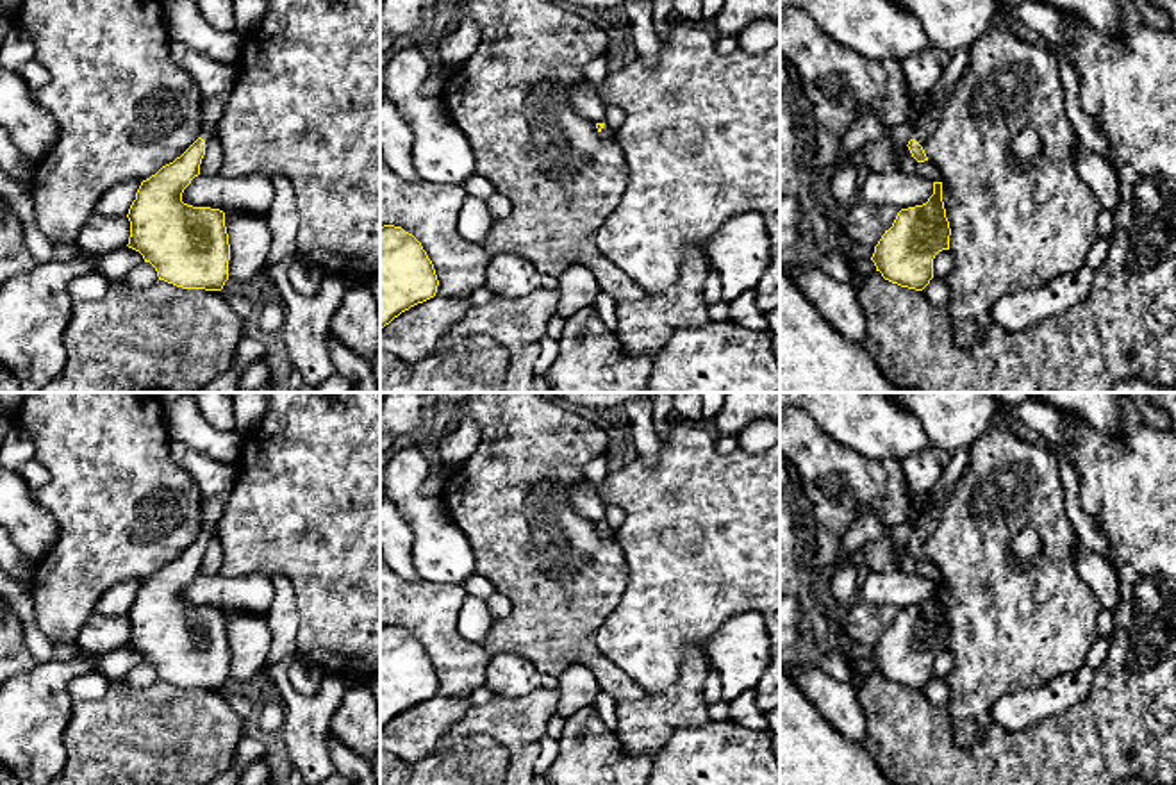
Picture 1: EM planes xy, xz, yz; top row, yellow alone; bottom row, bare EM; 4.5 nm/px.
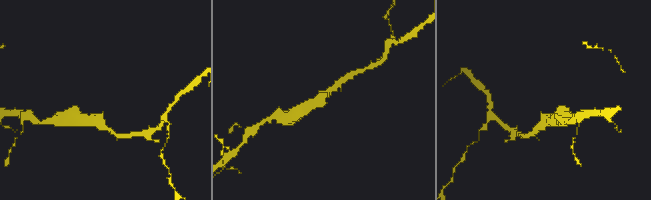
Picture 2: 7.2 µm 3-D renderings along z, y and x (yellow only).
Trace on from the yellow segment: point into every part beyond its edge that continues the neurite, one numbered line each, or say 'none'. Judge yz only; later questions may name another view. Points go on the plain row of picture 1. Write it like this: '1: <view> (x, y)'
1: yz (937, 498)

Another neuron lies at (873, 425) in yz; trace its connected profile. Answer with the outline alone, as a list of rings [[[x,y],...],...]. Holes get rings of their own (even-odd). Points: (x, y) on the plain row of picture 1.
[[[780,392],[780,410],[789,407],[807,412],[833,441],[865,459],[896,459],[901,462],[930,446],[919,421],[896,405],[889,392]]]

